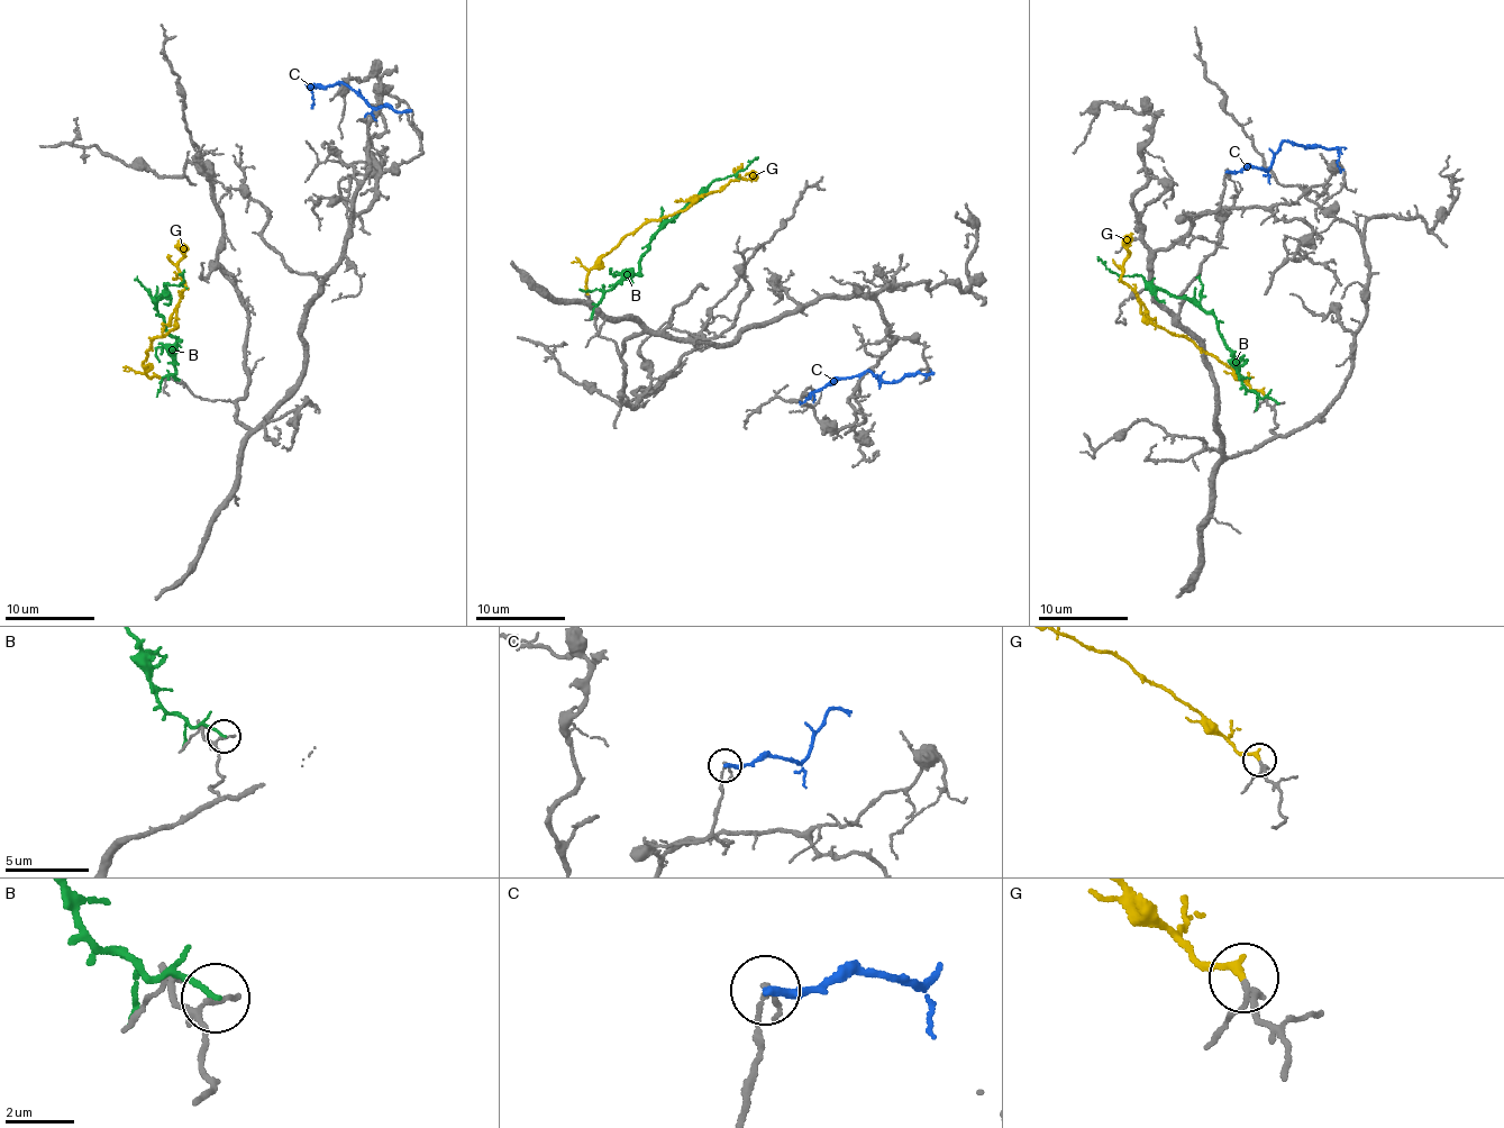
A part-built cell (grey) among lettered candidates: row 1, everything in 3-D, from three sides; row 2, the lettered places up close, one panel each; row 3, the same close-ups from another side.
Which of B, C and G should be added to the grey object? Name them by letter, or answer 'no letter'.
G

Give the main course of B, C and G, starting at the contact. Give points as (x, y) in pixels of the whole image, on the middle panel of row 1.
B: (592, 317), (604, 292), (638, 272), (652, 234), (717, 179), (731, 176), (758, 157)
C: (931, 371), (905, 374), (892, 382), (863, 371), (849, 378), (833, 379), (813, 390), (810, 398), (799, 401)
G: (588, 293), (586, 278), (591, 267), (645, 223), (672, 216), (738, 178), (750, 176)

